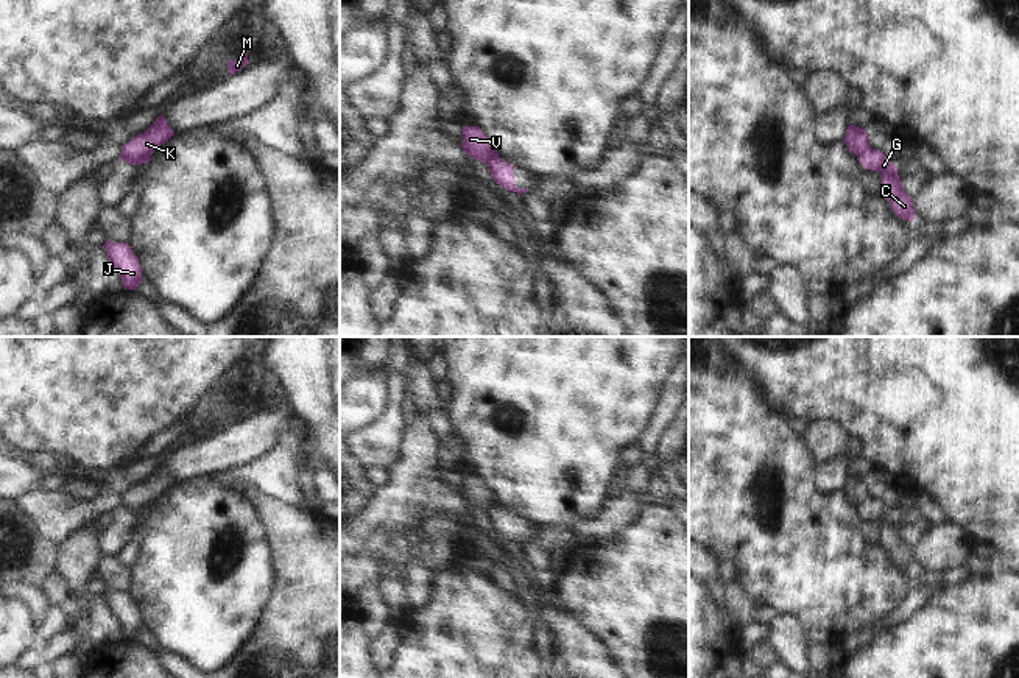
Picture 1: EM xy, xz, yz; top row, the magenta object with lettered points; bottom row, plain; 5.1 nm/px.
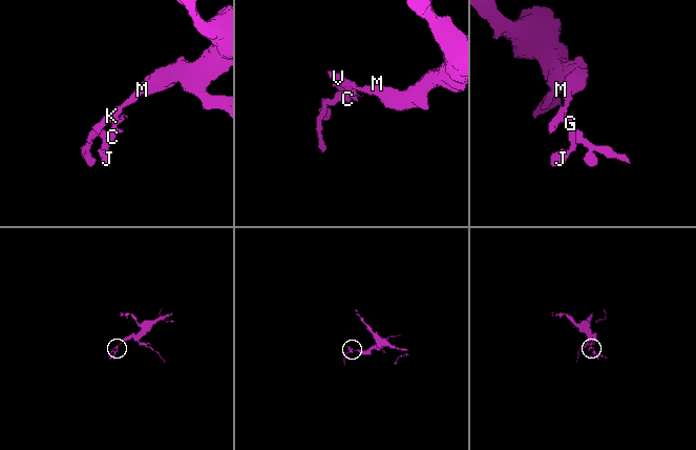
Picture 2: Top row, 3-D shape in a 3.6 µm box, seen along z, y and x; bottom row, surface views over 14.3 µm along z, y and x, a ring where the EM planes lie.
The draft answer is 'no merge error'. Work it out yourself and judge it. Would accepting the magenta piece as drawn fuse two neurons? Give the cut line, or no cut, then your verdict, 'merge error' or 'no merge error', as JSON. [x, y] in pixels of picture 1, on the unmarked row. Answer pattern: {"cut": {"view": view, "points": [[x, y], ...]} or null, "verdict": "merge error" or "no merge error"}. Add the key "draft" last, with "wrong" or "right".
{"cut": {"view": "xz", "points": [[497, 505], [486, 513]]}, "verdict": "merge error", "draft": "wrong"}

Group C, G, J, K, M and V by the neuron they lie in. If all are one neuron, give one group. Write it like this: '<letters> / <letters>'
C G J / K M V

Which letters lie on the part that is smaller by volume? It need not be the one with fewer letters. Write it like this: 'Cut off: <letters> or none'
Cut off: C, G, J

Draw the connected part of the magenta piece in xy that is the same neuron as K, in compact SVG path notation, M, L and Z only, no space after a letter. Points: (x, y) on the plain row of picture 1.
M160 463L143 483L132 486L122 496L120 510L125 510L131 514L140 514L143 507L150 507L171 485L175 485L175 482Z

